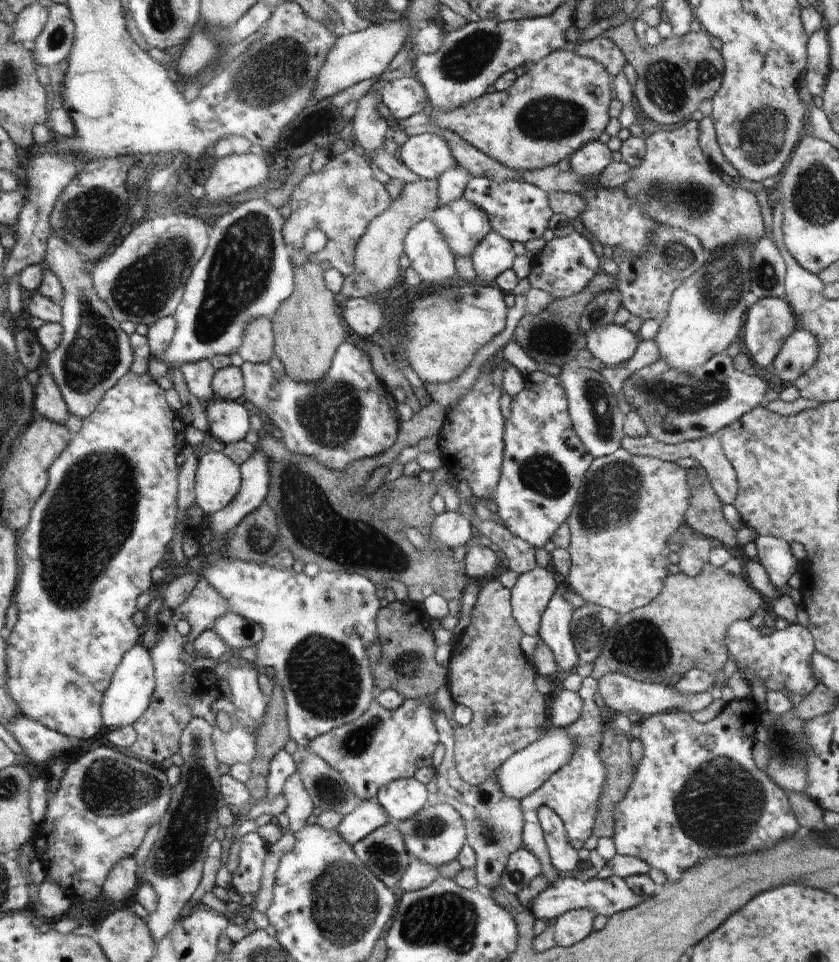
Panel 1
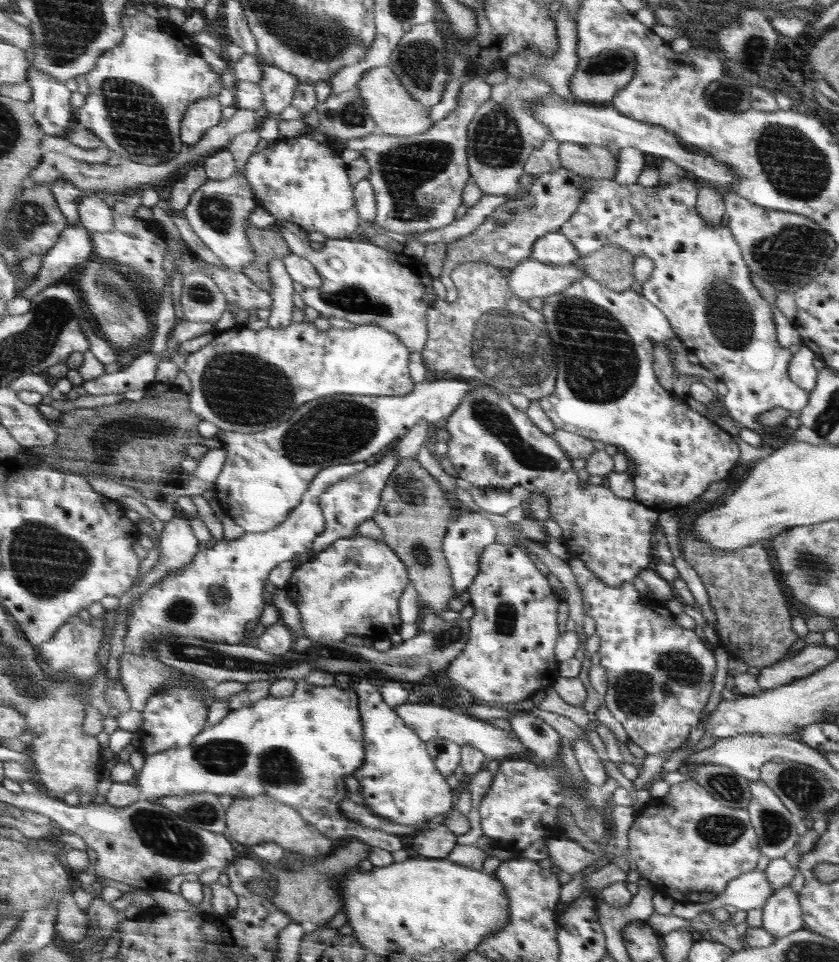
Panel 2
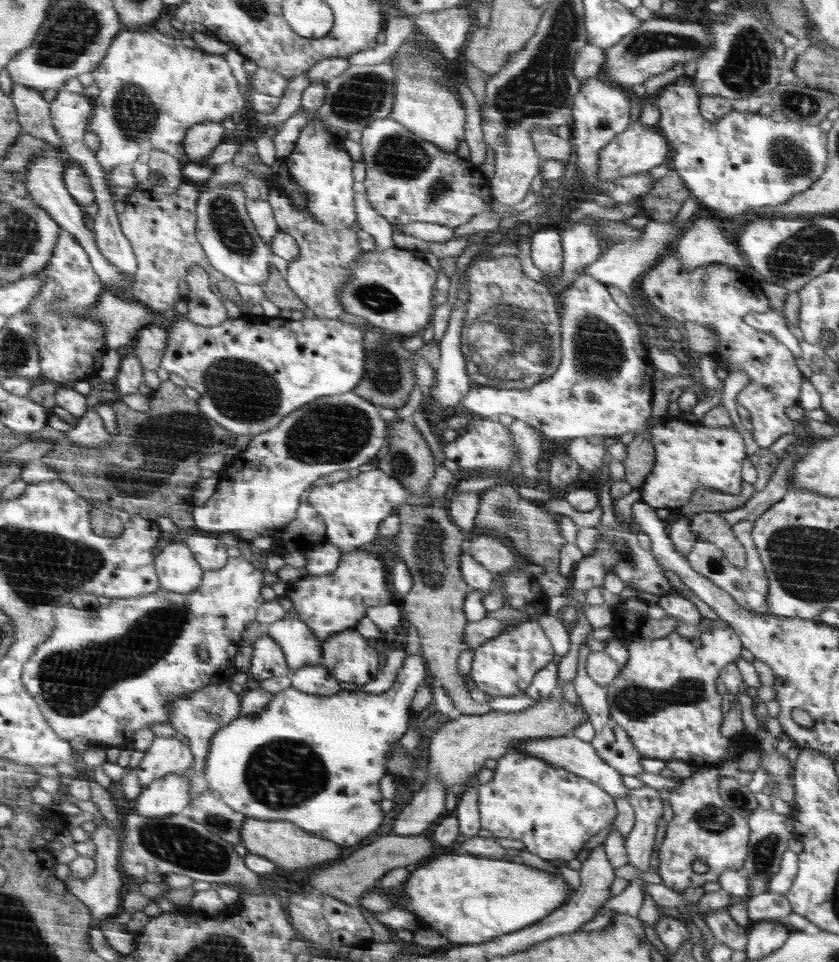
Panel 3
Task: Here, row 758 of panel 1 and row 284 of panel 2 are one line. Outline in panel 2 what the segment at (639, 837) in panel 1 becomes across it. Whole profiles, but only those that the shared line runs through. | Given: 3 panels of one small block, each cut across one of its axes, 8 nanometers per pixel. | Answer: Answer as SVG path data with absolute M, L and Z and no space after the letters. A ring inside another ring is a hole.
M589 178L585 182L586 196L585 200L581 202L576 213L561 226L561 231L566 238L570 239L570 242L577 247L578 254L580 256L588 256L589 254L596 253L597 250L605 248L606 245L615 244L621 246L624 250L627 250L632 256L648 256L654 263L654 270L650 275L650 278L642 284L642 294L645 295L650 302L654 303L654 306L659 307L669 319L673 329L676 331L676 336L680 342L685 346L689 352L693 352L698 356L702 366L706 370L710 370L714 376L726 384L728 394L724 397L724 405L729 414L729 419L734 420L734 423L739 427L746 427L754 433L760 435L760 432L764 430L760 424L754 422L754 418L758 414L762 414L764 410L770 410L774 407L782 407L788 411L800 411L805 409L809 404L809 392L803 390L801 386L793 382L793 379L789 377L788 368L794 354L790 352L790 349L783 348L779 345L776 336L776 330L774 330L774 316L772 316L772 308L770 304L760 296L760 292L754 288L752 280L750 280L750 271L744 266L744 260L740 254L740 244L736 244L736 236L733 231L729 229L729 226L723 225L721 222L715 225L707 223L705 219L701 217L700 211L697 209L697 198L700 193L698 183L694 182L690 178L684 178L681 181L675 182L673 185L656 185L656 186L640 186L638 183L631 185L620 185L614 179L595 179Z

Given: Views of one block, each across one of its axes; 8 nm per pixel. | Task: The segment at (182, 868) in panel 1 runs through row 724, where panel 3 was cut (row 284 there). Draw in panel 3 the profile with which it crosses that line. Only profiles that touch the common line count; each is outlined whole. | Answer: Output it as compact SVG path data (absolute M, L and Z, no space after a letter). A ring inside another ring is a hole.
M195 266L189 274L190 292L187 296L188 317L202 326L220 326L231 319L229 307L215 293L210 273Z

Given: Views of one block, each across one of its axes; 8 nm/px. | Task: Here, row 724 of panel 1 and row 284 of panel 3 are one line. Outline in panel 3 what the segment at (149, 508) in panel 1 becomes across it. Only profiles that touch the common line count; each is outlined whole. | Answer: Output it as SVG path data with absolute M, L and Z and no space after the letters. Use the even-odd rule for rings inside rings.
M63 229L57 252L43 274L46 277L43 277L41 293L22 312L32 313L37 318L37 343L42 355L43 376L61 385L99 377L104 370L104 356L110 349L107 328L88 316L91 316L90 308L99 303L107 288L86 247L69 230Z

